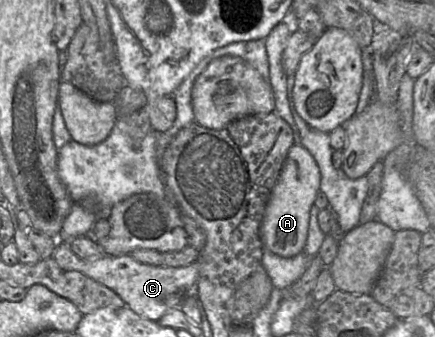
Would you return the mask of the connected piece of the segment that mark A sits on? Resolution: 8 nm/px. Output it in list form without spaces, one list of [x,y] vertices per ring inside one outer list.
[[[299,144],[292,145],[262,218],[260,239],[265,249],[283,257],[303,252],[309,230],[310,209],[320,192],[320,182],[320,170],[311,153]]]

